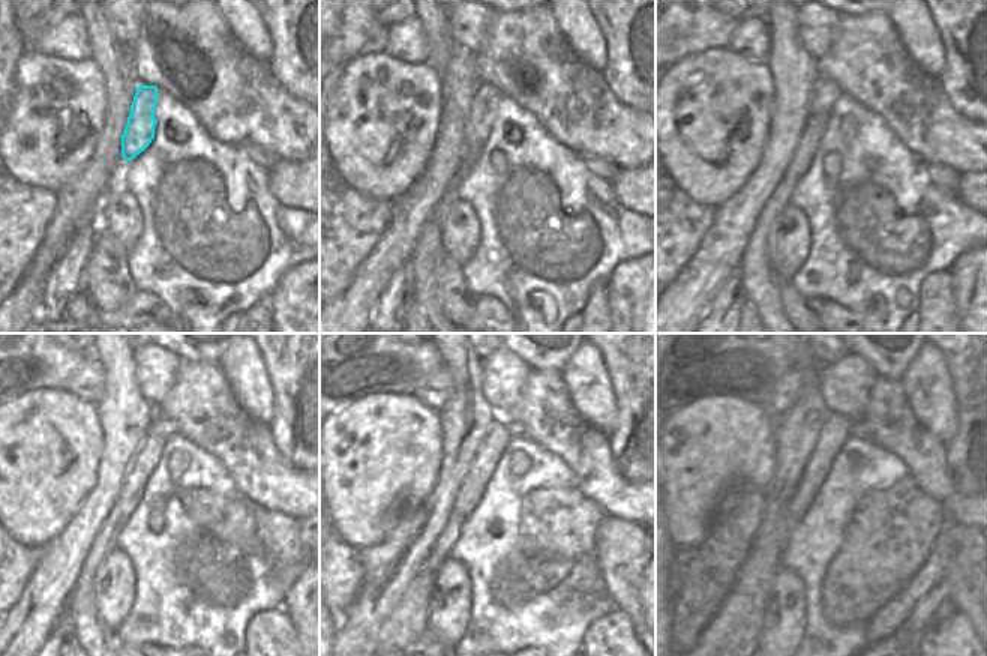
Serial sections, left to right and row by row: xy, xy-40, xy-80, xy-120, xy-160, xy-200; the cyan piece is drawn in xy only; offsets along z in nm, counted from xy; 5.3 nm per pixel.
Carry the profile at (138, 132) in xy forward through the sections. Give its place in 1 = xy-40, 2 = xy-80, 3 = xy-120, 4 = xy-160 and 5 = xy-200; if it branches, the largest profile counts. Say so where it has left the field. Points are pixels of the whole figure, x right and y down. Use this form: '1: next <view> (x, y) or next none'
1: next xy-40 (483, 105)
2: next xy-80 (825, 92)
3: next xy-120 (161, 425)
4: next xy-160 (515, 428)
5: next xy-200 (857, 430)

